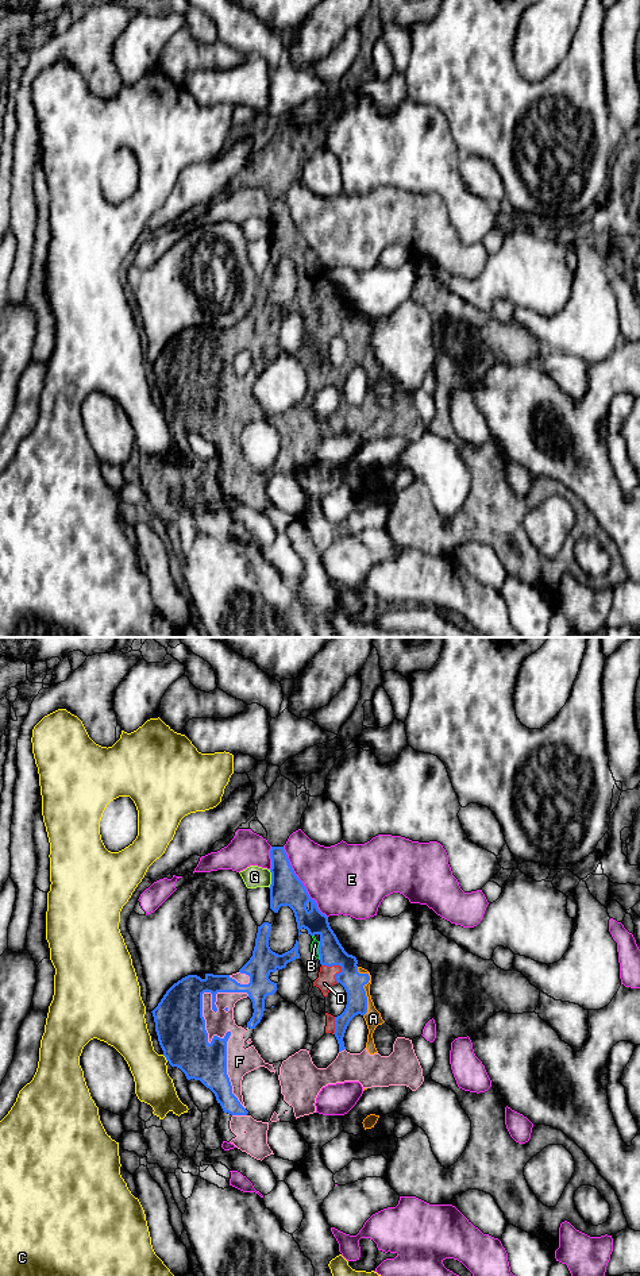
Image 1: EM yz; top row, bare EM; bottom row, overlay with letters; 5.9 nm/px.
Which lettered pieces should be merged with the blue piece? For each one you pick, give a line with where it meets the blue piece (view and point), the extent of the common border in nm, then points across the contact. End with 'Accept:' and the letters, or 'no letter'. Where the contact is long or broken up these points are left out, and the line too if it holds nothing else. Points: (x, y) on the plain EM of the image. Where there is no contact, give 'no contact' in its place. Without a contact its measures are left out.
A: meets blue in yz at (363, 340); contact 300 nm long
B: meets blue in yz at (319, 303); contact 110 nm long
D: meets blue in yz at (339, 316); contact 150 nm long
F: meets blue in yz at (230, 386); contact 750 nm long
Accept: A, B, D, F

